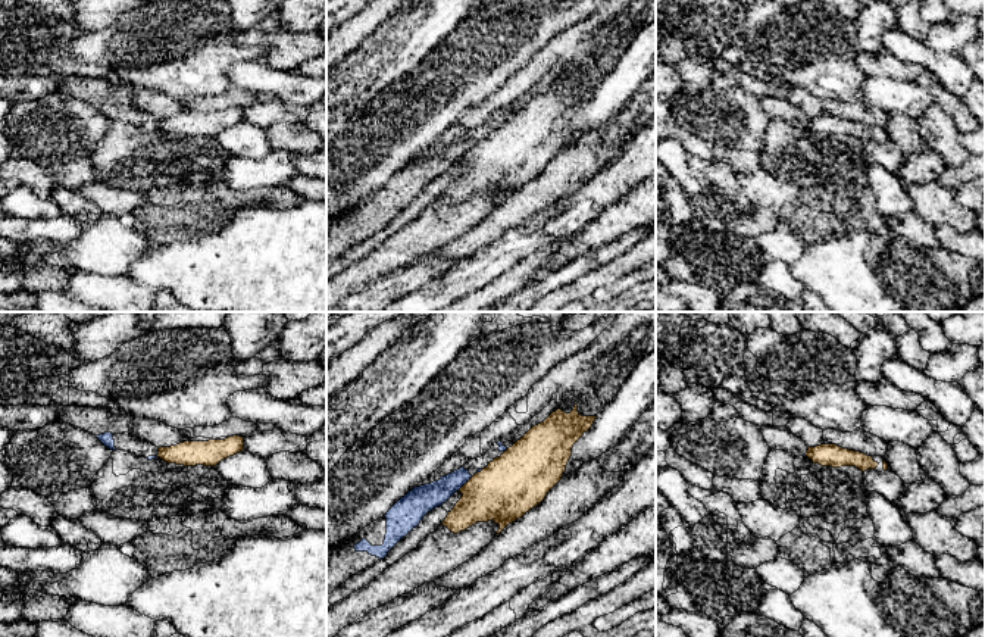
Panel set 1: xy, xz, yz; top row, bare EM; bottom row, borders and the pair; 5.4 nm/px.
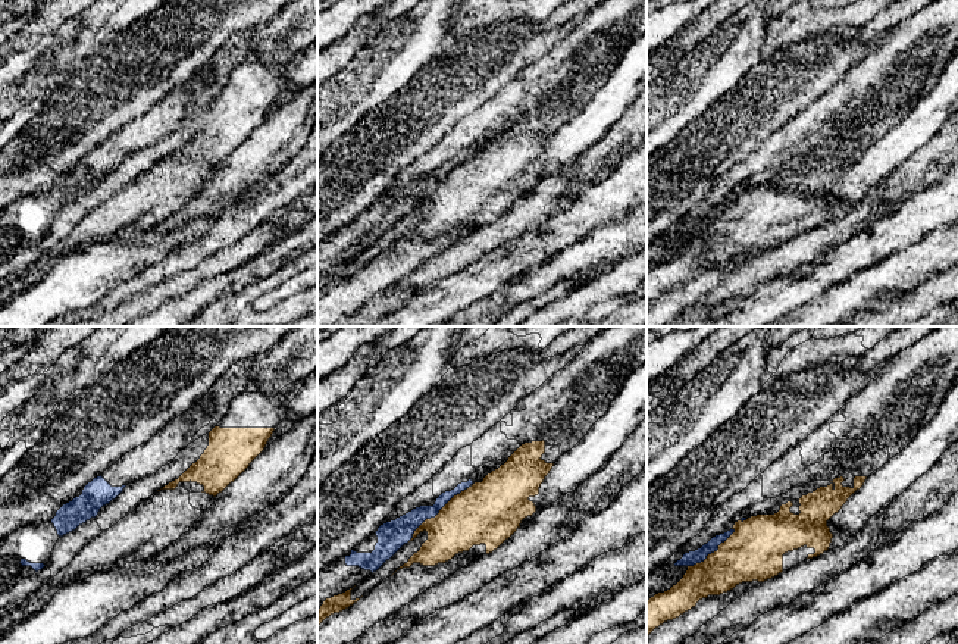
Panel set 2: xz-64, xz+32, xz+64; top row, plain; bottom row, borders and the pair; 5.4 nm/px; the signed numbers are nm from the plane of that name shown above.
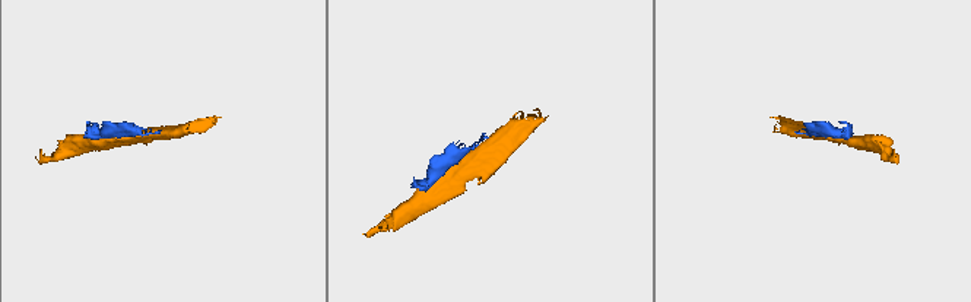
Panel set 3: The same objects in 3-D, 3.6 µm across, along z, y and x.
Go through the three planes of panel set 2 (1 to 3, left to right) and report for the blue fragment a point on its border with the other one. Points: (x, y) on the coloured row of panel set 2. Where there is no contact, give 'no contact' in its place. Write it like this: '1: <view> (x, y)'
1: no contact
2: xz+32 (435, 516)
3: xz+64 (711, 553)

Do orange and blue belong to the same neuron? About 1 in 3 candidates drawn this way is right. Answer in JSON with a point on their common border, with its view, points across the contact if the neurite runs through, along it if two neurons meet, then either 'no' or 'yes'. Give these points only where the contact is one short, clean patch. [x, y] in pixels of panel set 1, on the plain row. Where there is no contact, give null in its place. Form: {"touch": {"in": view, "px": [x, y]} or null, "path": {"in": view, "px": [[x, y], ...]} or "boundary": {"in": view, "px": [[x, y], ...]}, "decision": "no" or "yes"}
{"touch": {"in": "xz", "px": [466, 153]}, "decision": "no"}

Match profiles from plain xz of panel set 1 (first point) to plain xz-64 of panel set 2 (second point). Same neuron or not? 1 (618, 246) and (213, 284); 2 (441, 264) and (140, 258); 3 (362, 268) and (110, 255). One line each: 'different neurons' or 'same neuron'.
1: same neuron
2: same neuron
3: different neurons

